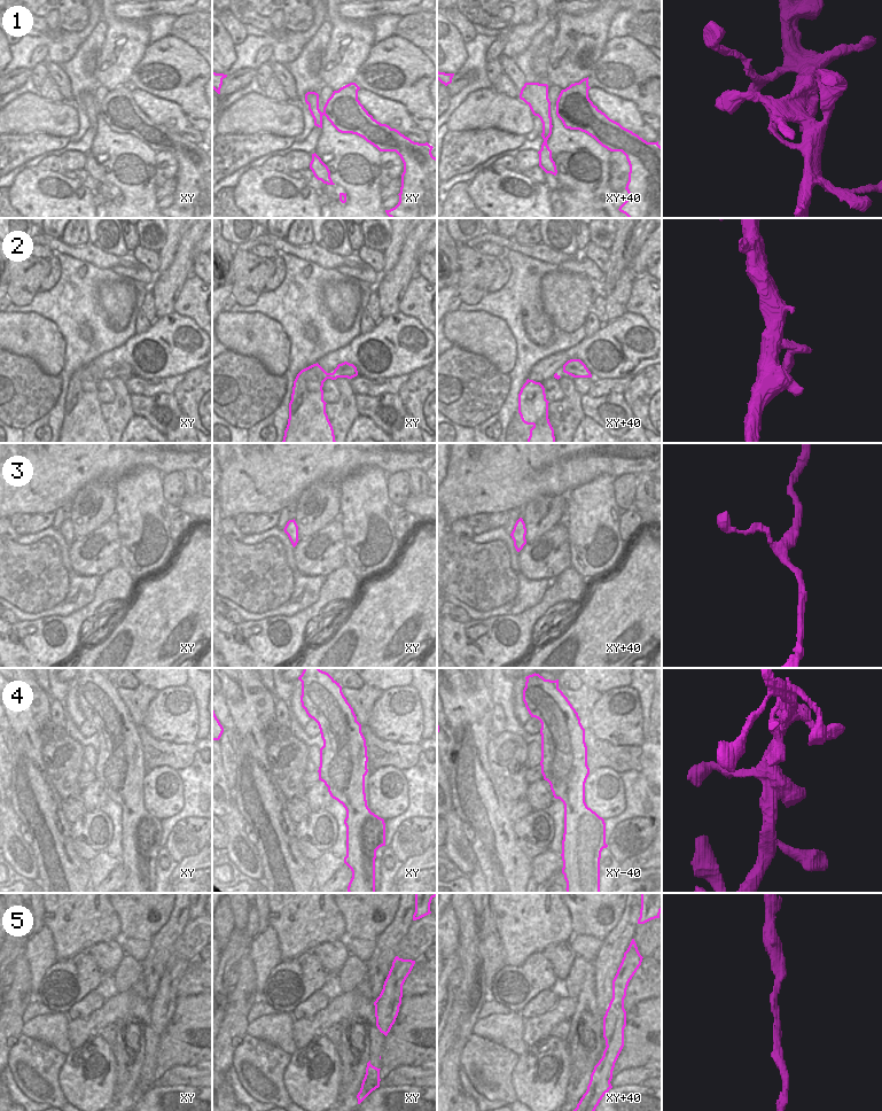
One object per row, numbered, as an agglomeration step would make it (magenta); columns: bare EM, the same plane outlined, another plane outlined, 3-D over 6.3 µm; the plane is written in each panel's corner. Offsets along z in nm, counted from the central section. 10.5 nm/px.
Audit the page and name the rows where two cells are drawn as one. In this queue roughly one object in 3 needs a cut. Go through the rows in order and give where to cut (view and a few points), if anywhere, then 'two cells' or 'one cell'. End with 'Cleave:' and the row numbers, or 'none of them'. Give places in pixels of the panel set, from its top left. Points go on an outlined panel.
1: no cut; one cell
2: no cut; one cell
3: no cut; one cell
4: no cut; one cell
5: no cut; one cell
Cleave: none of them

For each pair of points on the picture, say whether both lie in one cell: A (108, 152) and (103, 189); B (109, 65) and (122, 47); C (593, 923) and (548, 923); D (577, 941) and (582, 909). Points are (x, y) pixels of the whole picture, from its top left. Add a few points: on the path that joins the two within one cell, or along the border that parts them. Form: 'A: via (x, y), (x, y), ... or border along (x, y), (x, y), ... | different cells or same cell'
A: border along (110, 184), (121, 192) | different cells
B: via (114, 61), (121, 52) | same cell
C: border along (564, 904), (570, 915), (574, 933) | different cells
D: border along (575, 932), (582, 935), (594, 935), (602, 940) | different cells

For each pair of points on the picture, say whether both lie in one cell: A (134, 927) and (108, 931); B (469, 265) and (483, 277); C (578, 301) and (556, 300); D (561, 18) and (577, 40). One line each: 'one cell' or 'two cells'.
A: two cells
B: one cell
C: one cell
D: one cell

